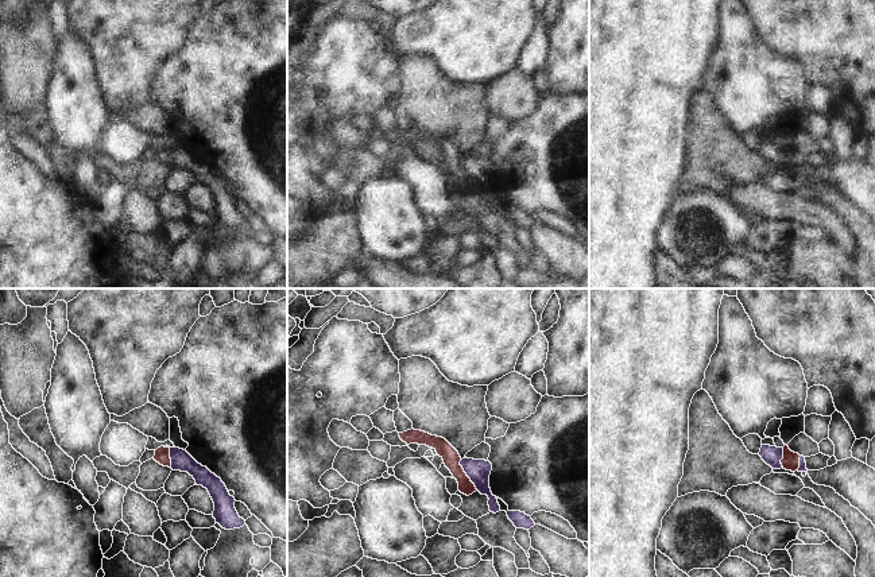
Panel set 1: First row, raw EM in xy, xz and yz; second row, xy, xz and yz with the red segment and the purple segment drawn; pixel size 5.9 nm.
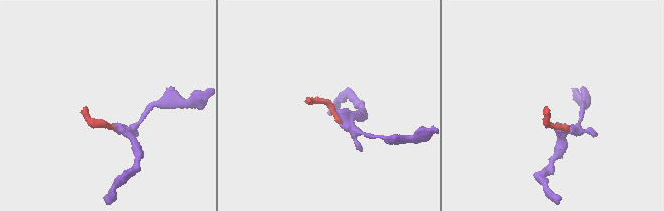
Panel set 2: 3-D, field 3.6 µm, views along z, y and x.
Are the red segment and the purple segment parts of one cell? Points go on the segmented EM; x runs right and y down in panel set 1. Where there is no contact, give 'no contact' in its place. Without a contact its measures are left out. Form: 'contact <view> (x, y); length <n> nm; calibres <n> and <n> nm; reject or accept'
contact xz (465, 475); length 220 nm; calibres 100 and 140 nm; accept

